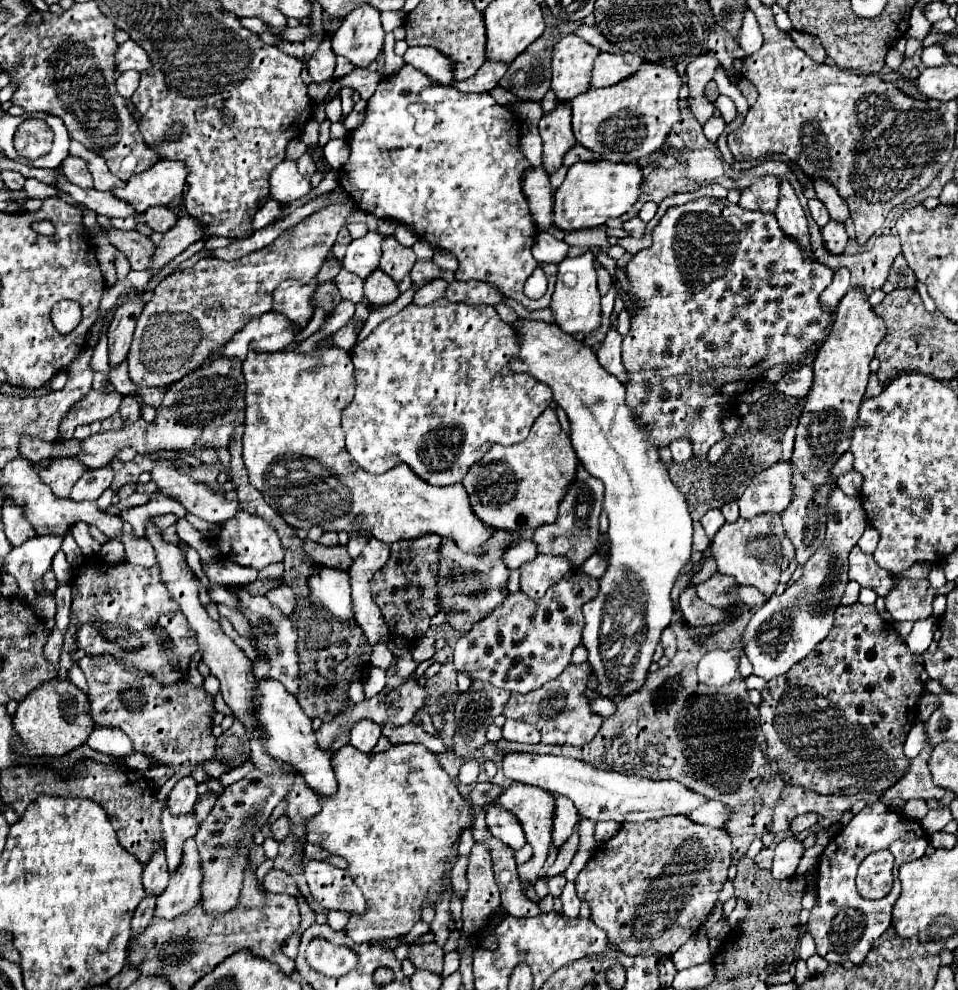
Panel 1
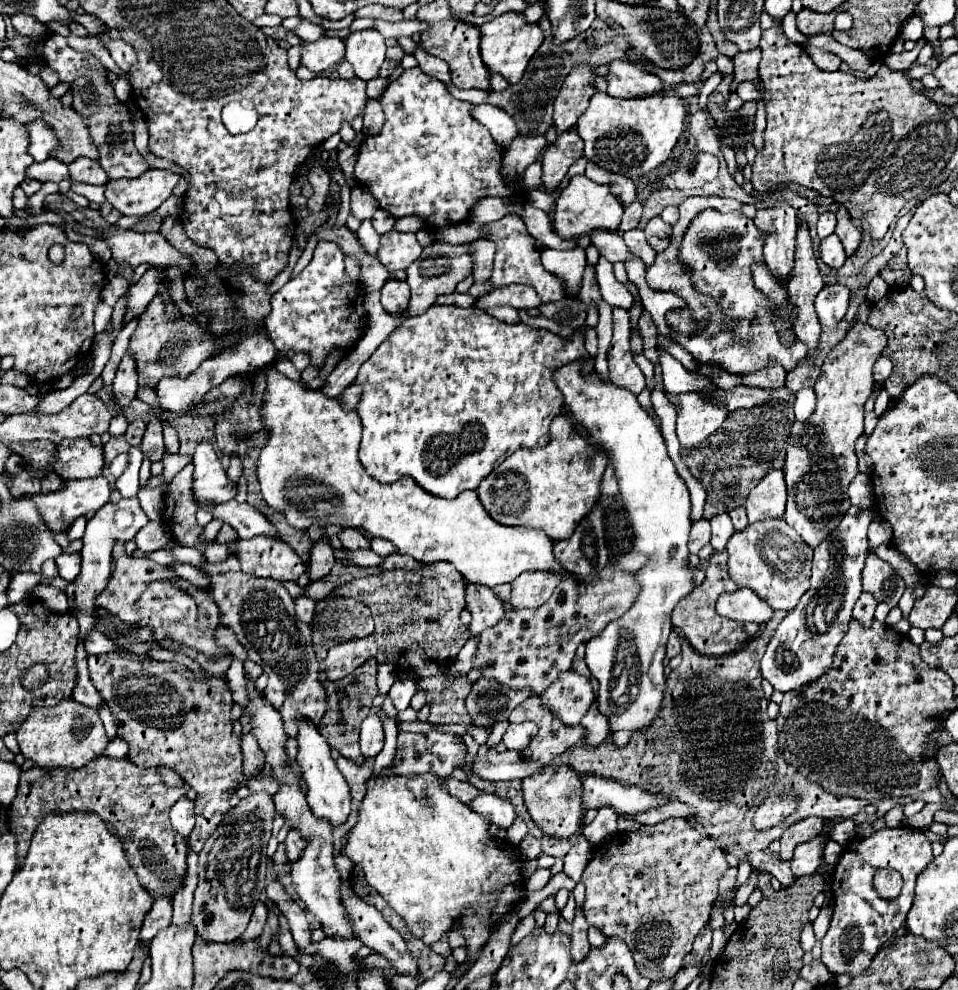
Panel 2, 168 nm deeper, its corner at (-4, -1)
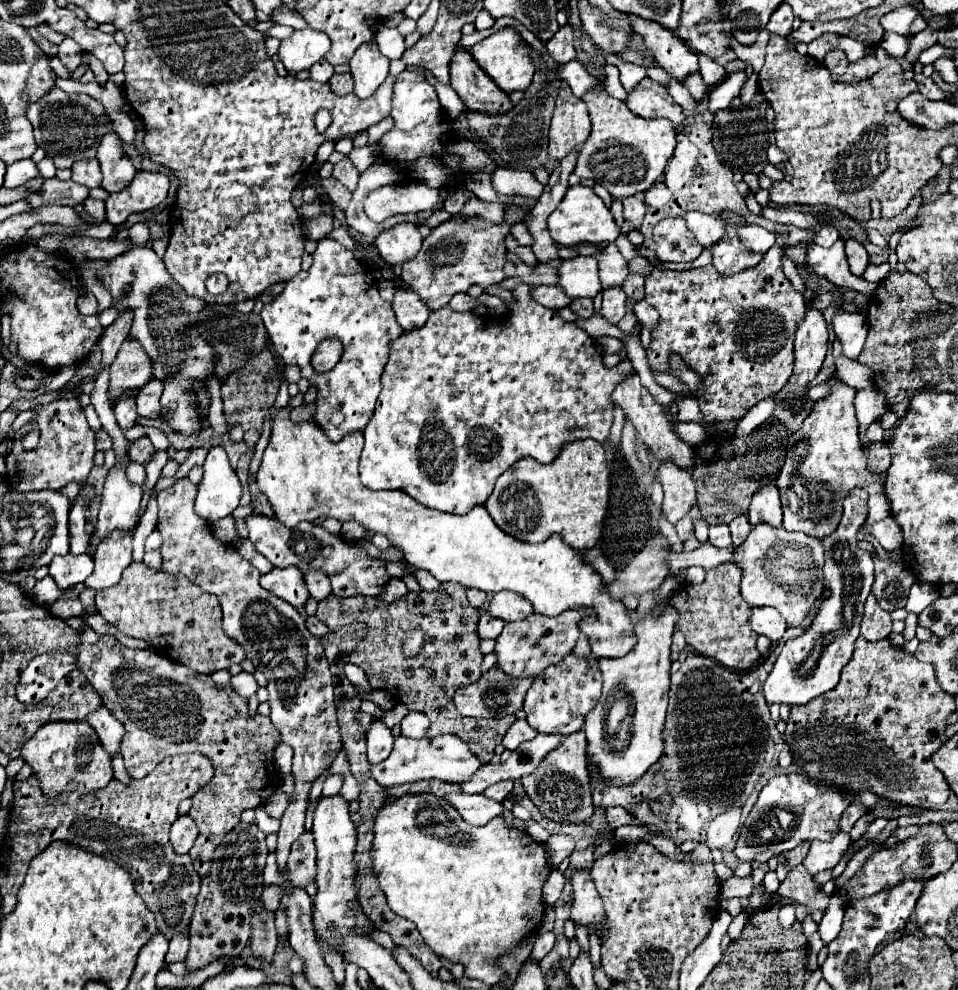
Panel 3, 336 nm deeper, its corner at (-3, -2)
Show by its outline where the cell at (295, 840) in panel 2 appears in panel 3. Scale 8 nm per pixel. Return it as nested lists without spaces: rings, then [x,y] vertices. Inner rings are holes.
[[[310,831],[292,843],[288,857],[288,879],[294,887],[306,887],[316,879],[316,847]]]

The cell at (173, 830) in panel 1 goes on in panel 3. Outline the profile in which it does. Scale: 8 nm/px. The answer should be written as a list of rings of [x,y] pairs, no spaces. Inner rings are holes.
[[[176,935],[176,939],[170,941],[170,949],[168,949],[168,955],[166,955],[166,963],[176,963],[176,961],[184,961],[186,959],[186,953],[188,953],[188,937],[182,937],[182,935]]]

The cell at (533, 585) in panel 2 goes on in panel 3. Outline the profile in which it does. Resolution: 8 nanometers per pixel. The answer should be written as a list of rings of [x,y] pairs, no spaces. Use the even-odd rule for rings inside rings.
[[[500,591],[490,597],[488,613],[502,621],[522,621],[532,613],[532,605],[520,595],[514,595],[510,591]]]

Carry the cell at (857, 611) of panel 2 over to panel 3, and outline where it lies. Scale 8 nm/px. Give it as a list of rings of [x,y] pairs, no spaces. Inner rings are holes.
[[[868,595],[866,605],[864,605],[864,617],[862,617],[862,627],[860,627],[862,635],[868,641],[880,641],[880,639],[888,639],[890,631],[892,631],[892,617],[888,611],[884,611],[878,603],[874,595]]]

